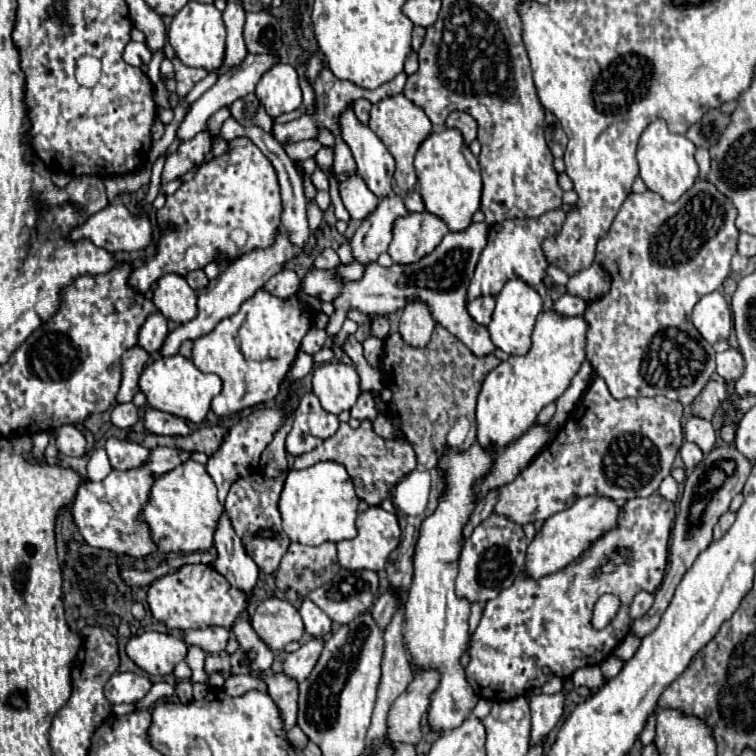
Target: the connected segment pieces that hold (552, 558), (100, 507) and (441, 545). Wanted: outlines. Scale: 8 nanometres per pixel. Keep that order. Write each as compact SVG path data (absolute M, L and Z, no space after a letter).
M587 495L583 499L577 499L567 511L559 511L551 515L551 519L543 523L543 529L535 535L535 539L531 541L527 549L527 563L525 563L527 575L545 577L573 563L587 547L591 547L591 543L595 543L607 531L617 527L619 513L621 513L621 505L615 503L613 499L599 497L599 495Z
M155 447L151 449L147 461L135 469L119 471L113 469L103 481L83 481L77 489L73 507L71 507L71 521L77 525L79 535L87 541L87 545L95 549L107 549L113 551L117 557L133 557L133 559L147 559L155 553L159 553L159 547L155 547L155 539L151 539L151 527L147 523L139 523L139 511L147 505L147 495L151 493L151 487L157 477L163 477L165 473L173 471L181 463L189 461L189 451L169 449L169 447Z
M477 443L463 453L453 453L447 449L439 461L439 467L445 471L447 477L447 491L441 497L437 511L423 521L419 531L419 541L415 549L415 573L405 603L403 643L411 653L415 665L419 665L421 669L437 667L441 671L441 685L433 693L429 705L431 729L447 731L459 727L471 715L475 703L479 701L465 679L465 671L459 665L459 657L463 655L469 639L467 621L471 603L455 595L455 577L457 559L461 553L461 529L475 507L473 483L491 469L495 455L495 449L483 451Z

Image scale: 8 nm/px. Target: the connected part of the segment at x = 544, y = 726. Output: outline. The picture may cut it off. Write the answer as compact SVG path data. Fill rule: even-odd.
M565 679L561 693L529 697L529 705L531 705L531 741L529 741L529 747L535 747L537 743L541 743L549 735L549 731L557 725L557 721L561 719L561 713L563 713L565 693L571 691L571 687L573 687L571 679Z

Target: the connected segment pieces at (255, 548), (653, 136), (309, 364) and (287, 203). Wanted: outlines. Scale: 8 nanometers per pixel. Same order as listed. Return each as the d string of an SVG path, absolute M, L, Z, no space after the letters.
M253 473L249 477L237 479L231 485L231 491L225 499L225 513L231 519L235 533L239 535L247 555L257 563L259 571L265 575L271 575L279 569L283 555L287 553L287 547L291 545L291 541L287 539L287 533L281 527L281 515L277 509L281 491L283 491L281 479L271 479L263 473Z
M661 119L651 123L643 131L643 135L639 139L639 151L637 151L641 179L645 181L647 189L661 195L669 203L677 201L695 183L695 179L699 175L699 167L693 159L693 153L695 153L695 145L685 135L671 133L667 129L665 121L661 121Z
M299 351L297 359L295 359L295 363L291 365L291 369L289 369L285 381L281 383L281 387L285 387L285 385L287 385L289 381L293 381L293 379L295 379L295 381L297 381L297 379L303 379L305 375L308 375L312 371L313 366L313 356Z
M229 117L223 127L221 127L221 137L223 139L235 139L239 135L247 135L265 155L267 159L273 163L275 171L277 171L277 177L279 177L279 187L281 187L281 199L283 199L283 215L281 215L281 225L283 225L283 231L289 235L291 243L297 247L297 249L303 249L303 245L307 243L309 239L309 225L307 225L307 215L305 215L305 193L303 193L303 181L295 169L295 163L287 157L287 153L283 151L283 145L269 133L265 133L261 127L241 127L233 117Z

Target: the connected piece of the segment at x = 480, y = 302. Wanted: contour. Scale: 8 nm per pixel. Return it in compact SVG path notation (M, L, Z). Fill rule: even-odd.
M479 297L479 299L475 299L475 301L469 303L467 311L475 319L475 323L487 327L487 323L491 323L493 307L495 307L495 299L493 297Z

